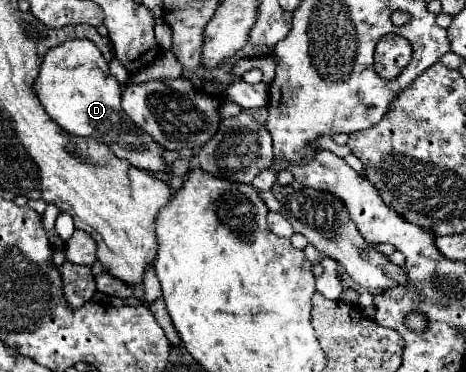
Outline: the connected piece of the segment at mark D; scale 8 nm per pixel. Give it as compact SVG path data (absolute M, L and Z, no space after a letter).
M70 39L58 47L52 47L40 65L40 73L34 79L34 91L44 105L46 113L68 133L92 137L112 149L116 157L130 161L132 165L148 171L170 171L170 165L162 161L164 149L138 129L120 107L122 89L110 75L108 63L100 49L90 39Z

